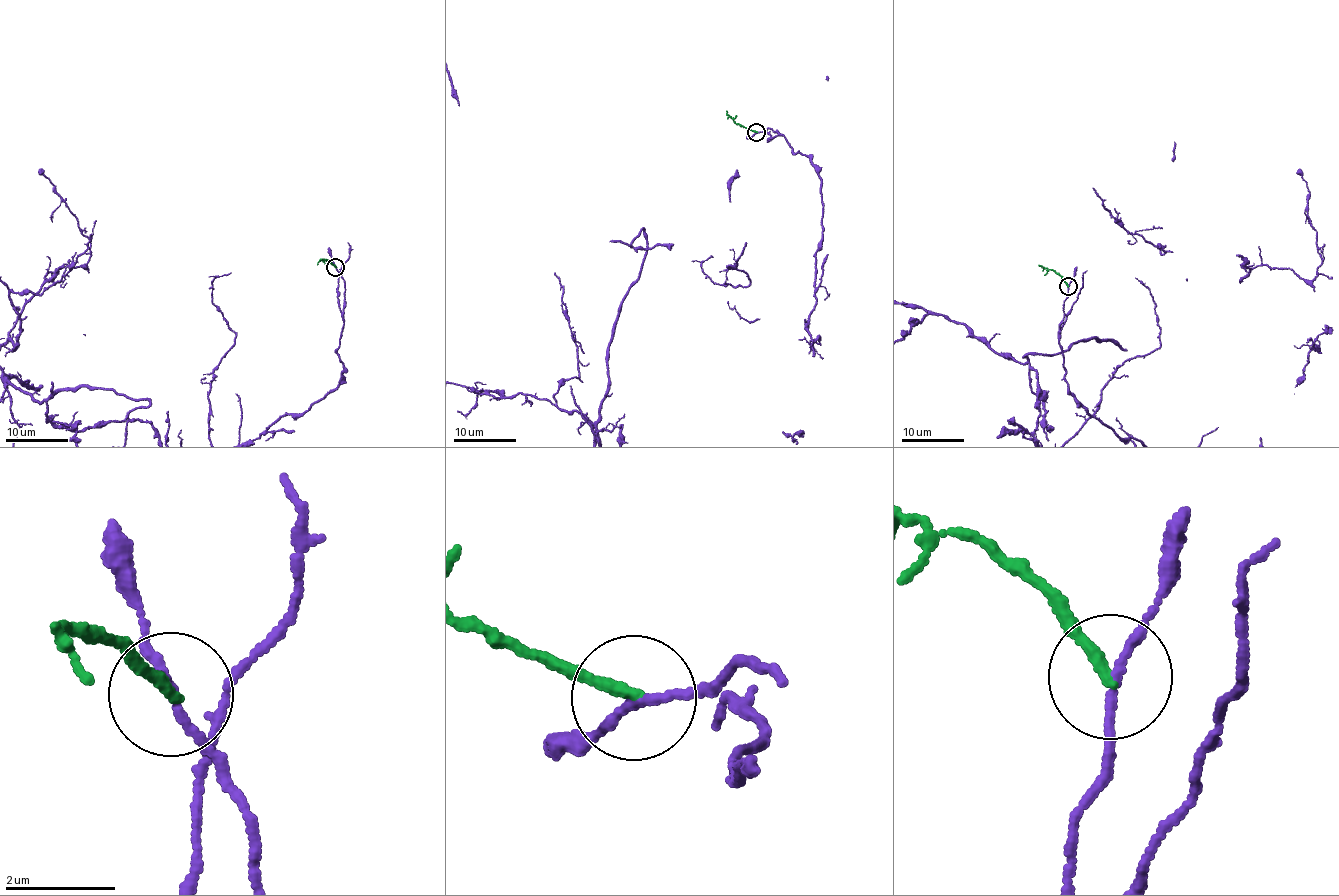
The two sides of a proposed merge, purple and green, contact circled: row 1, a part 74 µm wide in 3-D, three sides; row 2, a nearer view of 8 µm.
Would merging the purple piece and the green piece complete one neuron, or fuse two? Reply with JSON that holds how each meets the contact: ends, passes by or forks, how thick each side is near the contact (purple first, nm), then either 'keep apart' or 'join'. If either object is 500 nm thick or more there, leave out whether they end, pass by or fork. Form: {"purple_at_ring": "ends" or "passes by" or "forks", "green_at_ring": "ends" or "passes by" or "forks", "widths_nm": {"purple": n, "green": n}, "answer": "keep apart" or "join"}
{"purple_at_ring": "passes by", "green_at_ring": "ends", "widths_nm": {"purple": 140, "green": 200}, "answer": "keep apart"}

